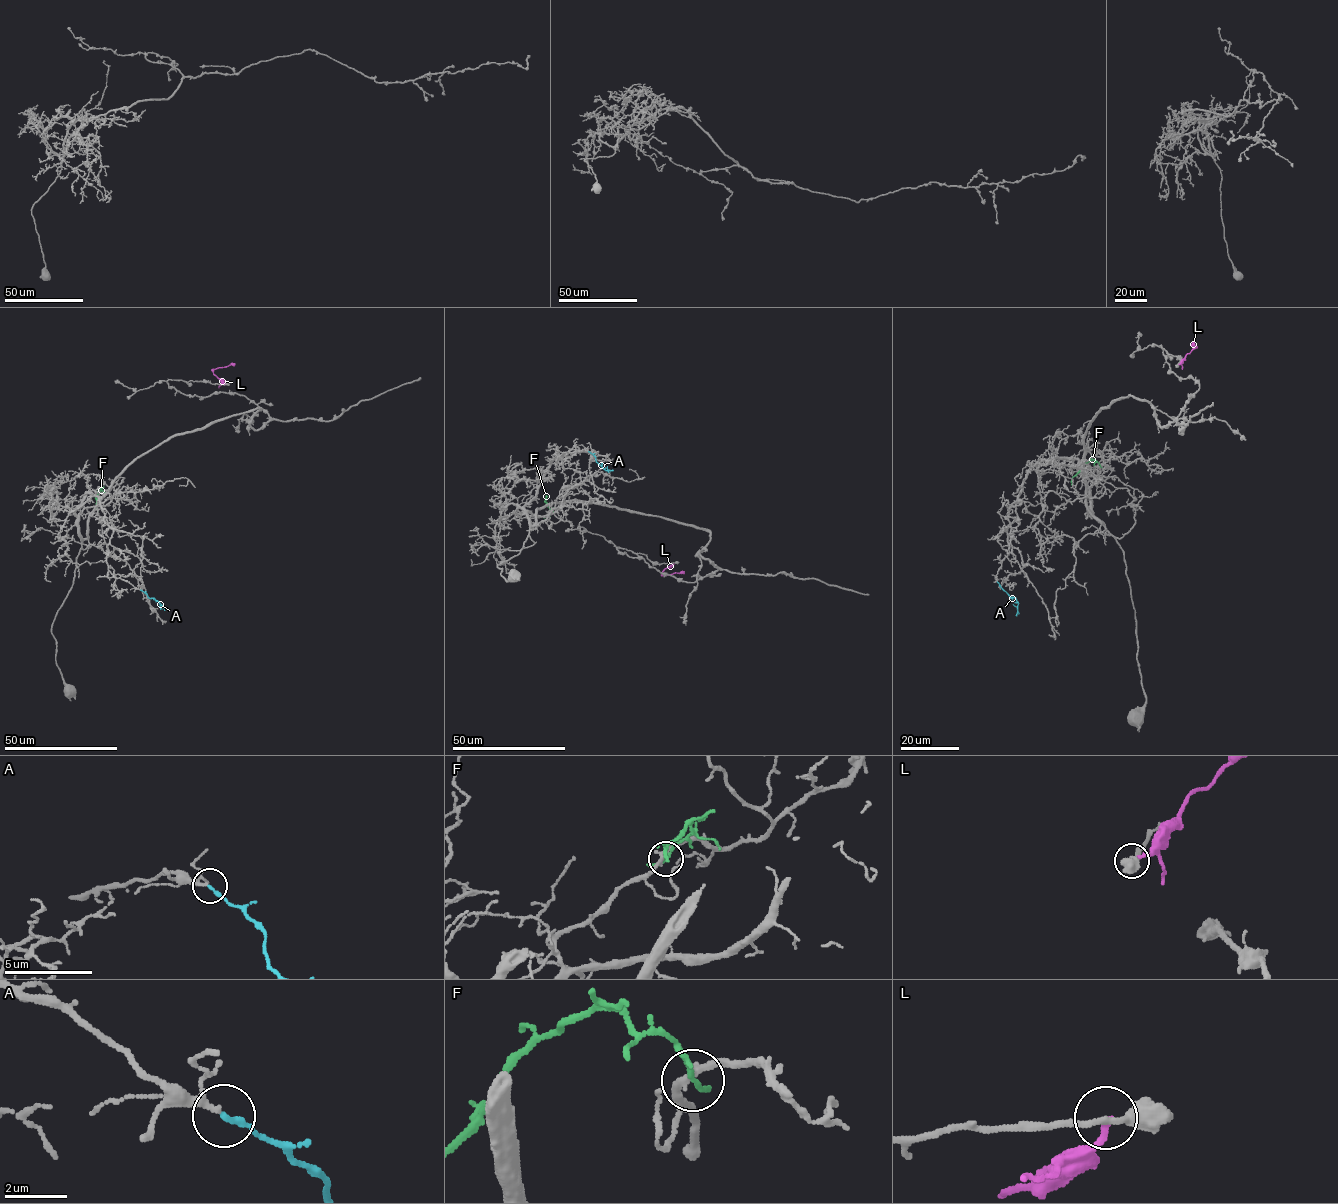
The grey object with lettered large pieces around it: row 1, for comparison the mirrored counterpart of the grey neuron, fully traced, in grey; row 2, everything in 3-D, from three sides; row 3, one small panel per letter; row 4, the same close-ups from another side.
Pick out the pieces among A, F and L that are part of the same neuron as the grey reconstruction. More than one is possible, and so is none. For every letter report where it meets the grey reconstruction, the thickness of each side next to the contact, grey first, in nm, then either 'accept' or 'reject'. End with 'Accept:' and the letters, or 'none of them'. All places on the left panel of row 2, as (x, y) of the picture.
A: contact (140, 589); calibres 180 and 200 nm; accept
F: contact (97, 493); calibres 240 and 180 nm; reject
L: contact (224, 384); calibres 240 and 200 nm; reject
Accept: A

